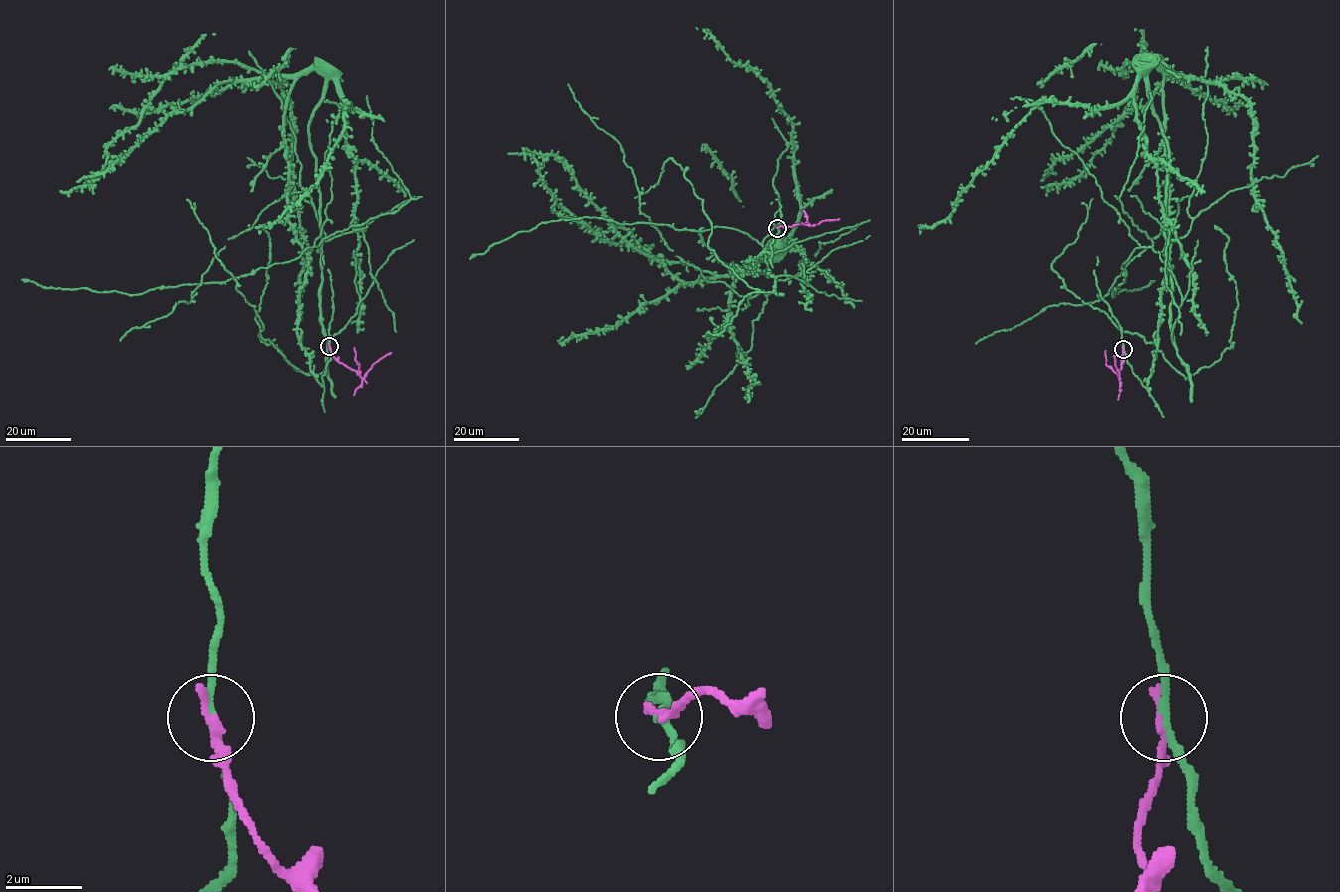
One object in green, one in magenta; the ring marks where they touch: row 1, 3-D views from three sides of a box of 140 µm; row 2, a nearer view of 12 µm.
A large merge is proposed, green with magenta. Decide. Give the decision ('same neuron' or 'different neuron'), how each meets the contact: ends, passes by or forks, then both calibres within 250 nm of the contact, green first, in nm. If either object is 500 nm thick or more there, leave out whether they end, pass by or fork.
different neuron; green passes by; magenta ends; calibres 200 and 240 nm

